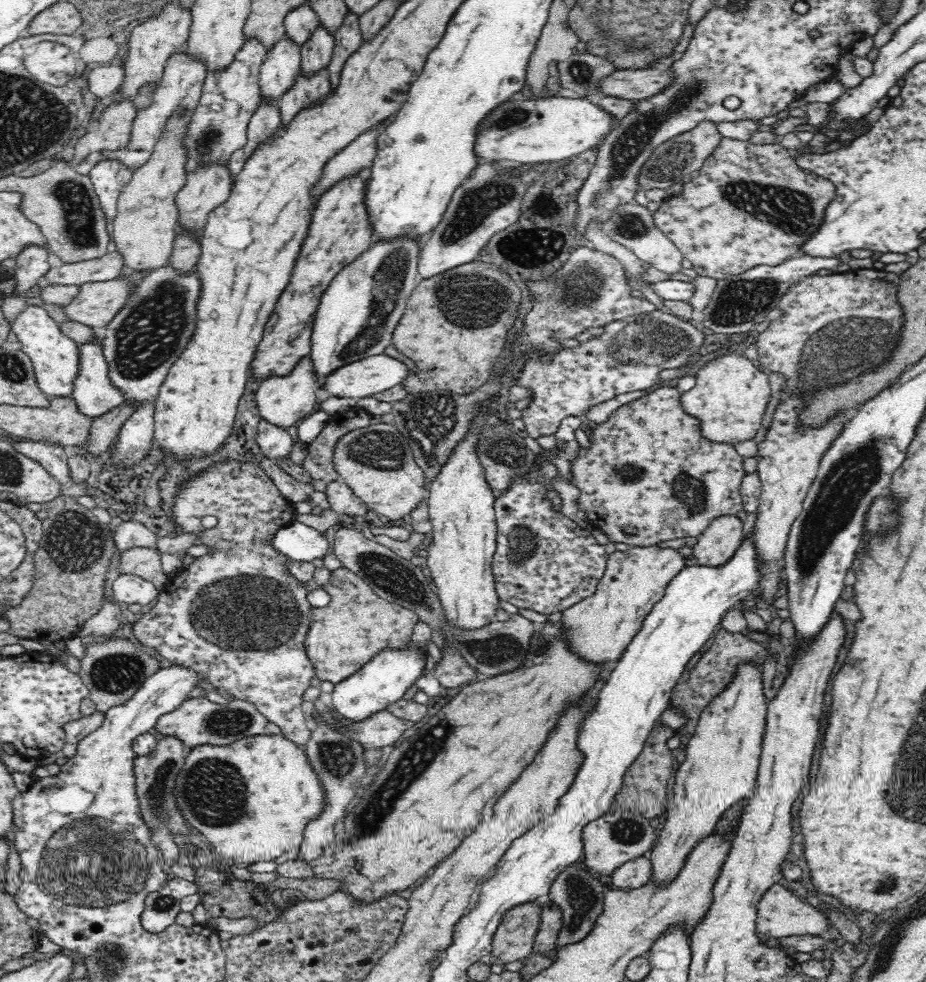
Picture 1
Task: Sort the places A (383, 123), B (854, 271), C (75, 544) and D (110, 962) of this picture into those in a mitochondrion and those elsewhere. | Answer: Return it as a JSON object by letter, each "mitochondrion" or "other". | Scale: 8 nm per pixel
{"A":"other","B":"other","C":"mitochondrion","D":"mitochondrion"}

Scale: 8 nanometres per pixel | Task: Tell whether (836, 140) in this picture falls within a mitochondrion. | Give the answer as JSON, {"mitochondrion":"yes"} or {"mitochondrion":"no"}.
{"mitochondrion":"no"}

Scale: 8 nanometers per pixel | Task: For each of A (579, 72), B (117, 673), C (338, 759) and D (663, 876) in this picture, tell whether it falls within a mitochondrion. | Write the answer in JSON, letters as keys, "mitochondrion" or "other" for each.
{"A":"mitochondrion","B":"mitochondrion","C":"mitochondrion","D":"other"}

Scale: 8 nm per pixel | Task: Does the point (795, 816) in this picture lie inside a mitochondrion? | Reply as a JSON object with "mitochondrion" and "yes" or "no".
{"mitochondrion":"no"}

